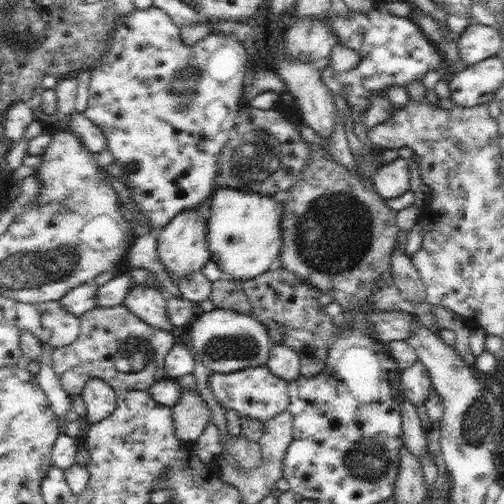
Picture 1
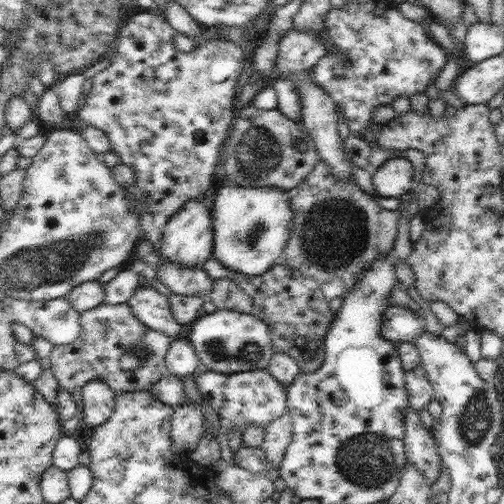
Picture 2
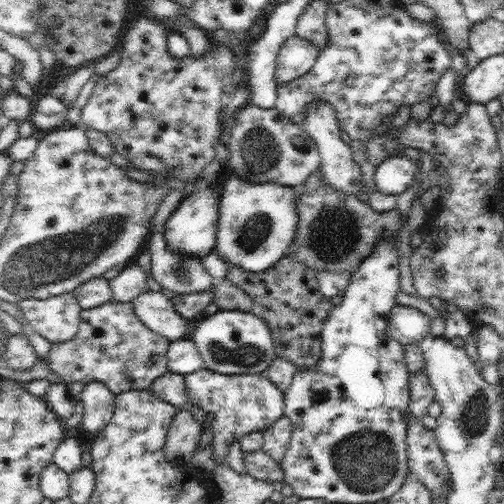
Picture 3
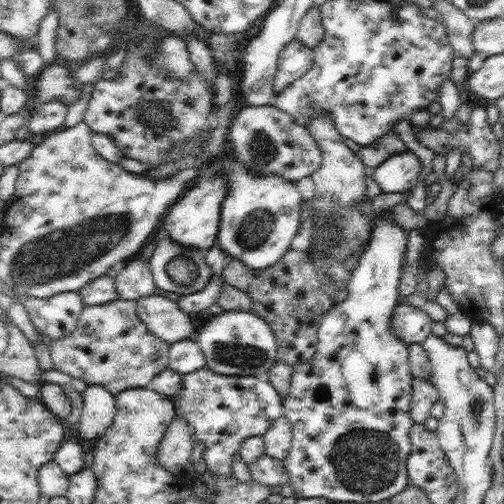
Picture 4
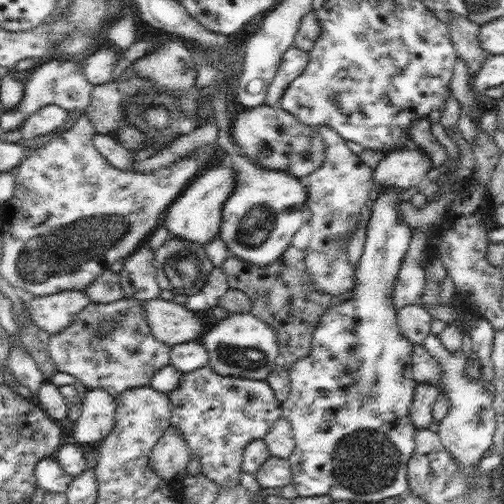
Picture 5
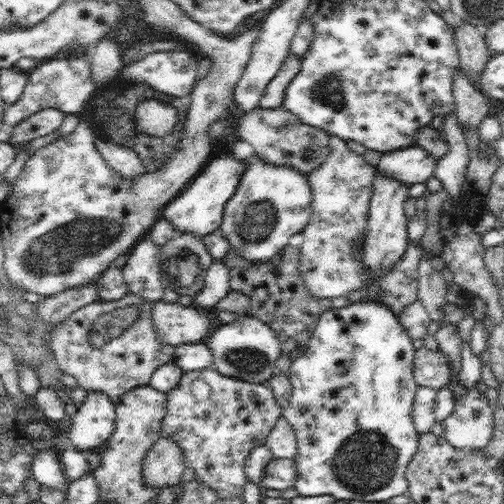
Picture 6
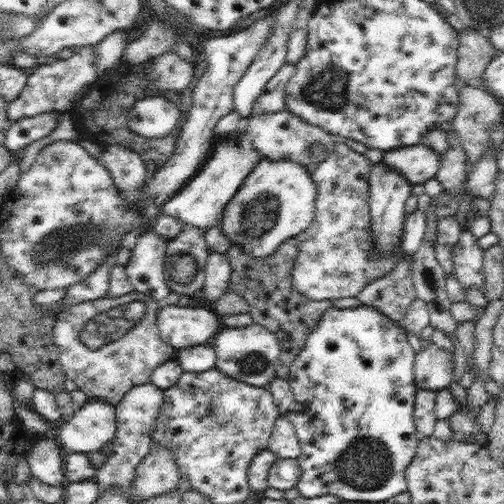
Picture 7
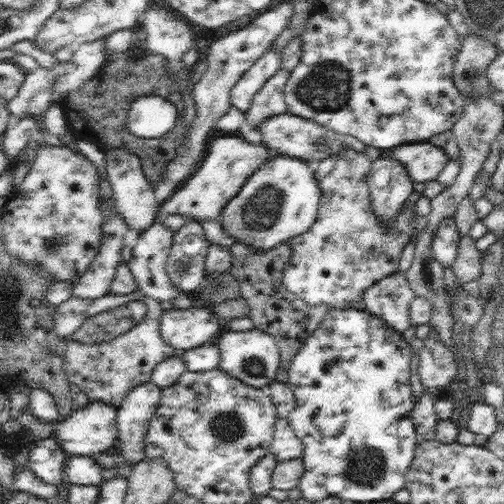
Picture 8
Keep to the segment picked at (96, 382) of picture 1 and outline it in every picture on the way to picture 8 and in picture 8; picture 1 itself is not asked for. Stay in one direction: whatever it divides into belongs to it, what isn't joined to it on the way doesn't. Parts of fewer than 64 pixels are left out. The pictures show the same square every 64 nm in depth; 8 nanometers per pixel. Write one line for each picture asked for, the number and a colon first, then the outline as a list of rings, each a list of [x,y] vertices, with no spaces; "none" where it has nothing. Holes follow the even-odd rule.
2: [[[89,380],[81,388],[81,398],[83,398],[81,420],[91,428],[105,424],[115,410],[115,392],[101,380]]]
3: [[[87,382],[79,394],[79,402],[83,402],[83,428],[91,434],[103,430],[115,410],[115,394],[103,382]]]
4: [[[87,384],[83,396],[83,412],[81,420],[77,424],[77,434],[81,438],[99,438],[103,432],[111,426],[117,406],[115,406],[115,396],[107,392],[105,386],[99,384]]]
5: [[[87,388],[81,396],[79,418],[69,426],[71,436],[79,444],[101,442],[115,424],[115,402],[113,396],[103,388]]]
6: [[[87,392],[85,400],[77,406],[67,438],[77,450],[91,450],[111,438],[115,430],[115,404],[105,392]]]
7: [[[89,398],[81,408],[75,408],[73,418],[59,430],[59,440],[63,450],[85,454],[111,442],[117,430],[115,424],[115,406],[105,398]]]
8: [[[87,402],[83,408],[75,408],[69,418],[59,420],[57,426],[53,426],[57,444],[63,448],[67,456],[95,456],[97,452],[105,452],[105,448],[113,446],[117,442],[117,408],[103,402]]]

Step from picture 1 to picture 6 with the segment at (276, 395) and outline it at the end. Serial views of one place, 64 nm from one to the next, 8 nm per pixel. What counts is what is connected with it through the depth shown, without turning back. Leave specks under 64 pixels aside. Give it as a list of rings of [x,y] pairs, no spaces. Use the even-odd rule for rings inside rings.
[[[215,368],[191,370],[185,372],[179,384],[167,392],[167,408],[161,426],[161,436],[171,436],[173,440],[177,440],[185,456],[185,466],[189,464],[195,470],[195,478],[213,488],[219,500],[229,500],[235,494],[243,494],[243,484],[247,482],[245,458],[255,446],[265,444],[267,434],[271,432],[271,428],[279,418],[281,406],[275,402],[273,392],[267,384],[223,376]]]

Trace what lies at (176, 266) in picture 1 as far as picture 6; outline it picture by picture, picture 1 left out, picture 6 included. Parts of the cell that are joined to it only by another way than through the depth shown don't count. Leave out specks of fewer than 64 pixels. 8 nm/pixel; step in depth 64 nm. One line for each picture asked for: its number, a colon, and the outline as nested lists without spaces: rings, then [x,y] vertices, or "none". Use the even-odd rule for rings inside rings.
2: [[[203,198],[187,202],[161,228],[159,256],[163,260],[167,260],[169,264],[175,264],[179,268],[201,268],[205,264],[205,260],[211,258],[211,252],[213,252],[213,222],[211,222],[209,210],[205,210],[201,206],[201,202],[203,202]]]
3: [[[197,188],[191,196],[181,198],[177,208],[171,212],[161,236],[165,238],[167,250],[187,258],[205,258],[215,250],[215,232],[217,232],[217,204],[219,204],[219,188]]]
4: [[[211,176],[209,180],[199,180],[197,178],[195,184],[189,186],[183,192],[181,198],[177,198],[173,208],[163,214],[163,218],[159,220],[161,232],[165,232],[165,236],[171,242],[175,242],[175,244],[179,244],[183,248],[207,252],[217,242],[221,202],[223,202],[225,196],[227,196],[227,180],[223,180],[223,176]]]
5: [[[225,166],[209,168],[199,178],[195,176],[189,182],[183,194],[167,208],[167,212],[161,218],[161,224],[171,232],[171,238],[205,246],[219,234],[221,210],[225,200],[229,200],[233,188],[235,188],[235,172],[231,168],[225,168]]]
6: [[[227,152],[217,156],[215,160],[209,160],[203,166],[203,170],[193,178],[193,182],[187,184],[183,188],[183,192],[179,196],[175,196],[173,202],[169,202],[161,210],[161,218],[167,220],[175,228],[177,234],[187,234],[187,236],[195,236],[195,238],[203,240],[205,236],[209,236],[211,232],[215,232],[221,226],[223,208],[225,208],[227,200],[233,196],[233,192],[237,190],[241,174],[243,174],[243,164]]]

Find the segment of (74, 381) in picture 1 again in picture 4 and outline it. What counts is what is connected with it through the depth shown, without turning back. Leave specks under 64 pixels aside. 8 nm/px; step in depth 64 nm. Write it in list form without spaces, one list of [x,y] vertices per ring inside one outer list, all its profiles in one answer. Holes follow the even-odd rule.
[[[113,300],[99,306],[85,306],[77,320],[77,330],[69,338],[49,344],[53,370],[71,378],[81,378],[85,384],[105,386],[117,396],[125,390],[147,388],[153,376],[169,366],[169,344],[147,330],[135,312],[135,302]]]

